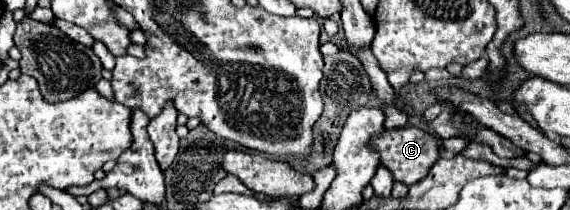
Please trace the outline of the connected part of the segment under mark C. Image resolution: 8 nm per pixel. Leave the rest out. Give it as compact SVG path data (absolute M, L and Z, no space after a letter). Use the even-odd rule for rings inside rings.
M399 128L399 130L385 130L383 136L377 136L373 148L381 154L381 164L393 174L397 182L415 184L427 176L429 168L439 160L439 142L435 136L423 132L421 128Z

